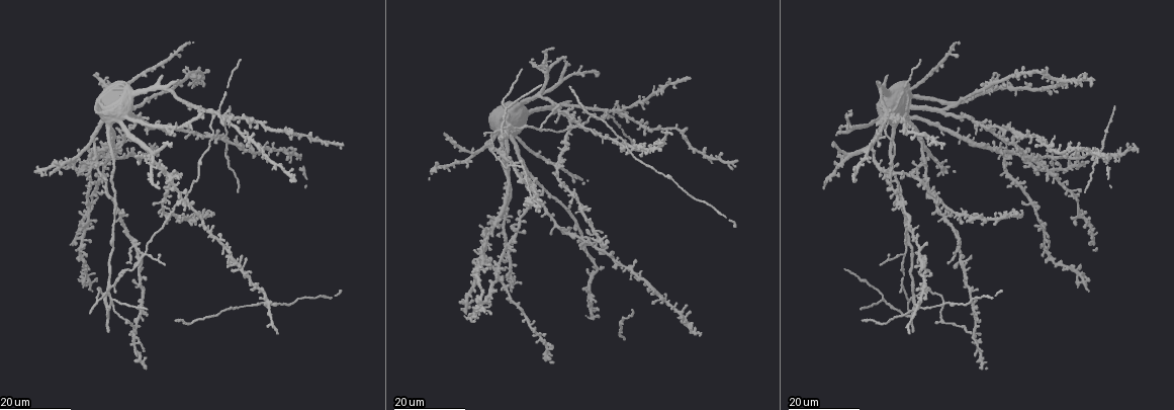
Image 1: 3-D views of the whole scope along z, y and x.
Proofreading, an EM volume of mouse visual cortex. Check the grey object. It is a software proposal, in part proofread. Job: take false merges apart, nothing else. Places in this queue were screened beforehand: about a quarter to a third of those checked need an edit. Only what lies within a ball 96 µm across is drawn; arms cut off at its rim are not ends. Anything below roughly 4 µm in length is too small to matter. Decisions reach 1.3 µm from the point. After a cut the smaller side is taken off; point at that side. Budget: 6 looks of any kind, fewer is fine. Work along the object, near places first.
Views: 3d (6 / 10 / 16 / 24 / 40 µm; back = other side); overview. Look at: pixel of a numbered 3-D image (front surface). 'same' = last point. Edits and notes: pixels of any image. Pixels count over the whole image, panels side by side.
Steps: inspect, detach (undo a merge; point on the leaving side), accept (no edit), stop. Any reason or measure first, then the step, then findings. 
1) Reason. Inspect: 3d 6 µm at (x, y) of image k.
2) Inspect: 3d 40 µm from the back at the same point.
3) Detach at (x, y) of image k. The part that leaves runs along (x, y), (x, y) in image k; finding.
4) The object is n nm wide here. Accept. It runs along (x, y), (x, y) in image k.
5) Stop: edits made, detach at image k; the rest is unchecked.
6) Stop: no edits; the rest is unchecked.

Three arms meet. Inspect: 3d 24 µm at (909, 300) of image 1.

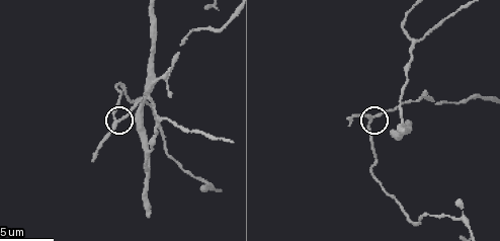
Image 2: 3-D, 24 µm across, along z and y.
Inspect: 3d 10 µm at (372, 119) of image 2.

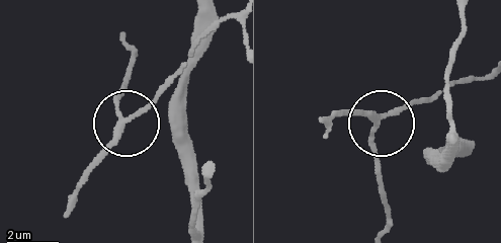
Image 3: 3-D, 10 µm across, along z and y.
Accept. It runs along (123, 37), (135, 55), (119, 100), (123, 122), (178, 70) in image 3; one cell here.

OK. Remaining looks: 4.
Inspect: 3d 24 µm at (576, 125) of image 1.

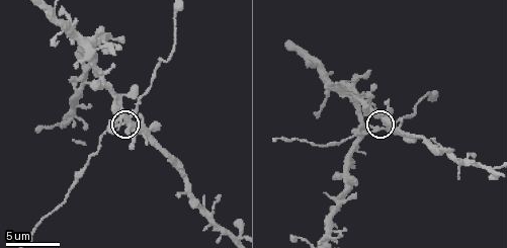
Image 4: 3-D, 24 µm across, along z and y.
Zoom in. Inspect: 3d 10 µm at (383, 128) of image 4.

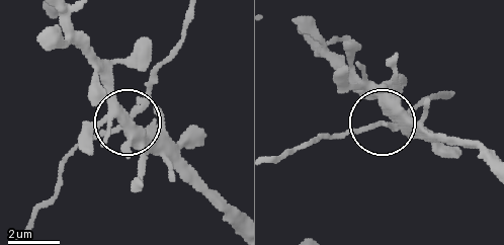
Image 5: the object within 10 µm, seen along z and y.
The side arm is 32 µm long. Accept. It runs along (306, 41), (385, 112), (365, 128), (315, 137) in image 5; one cell here.

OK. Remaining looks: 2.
Sudden change in width. Inspect: 3d 10 µm at (430, 100) of image 4.

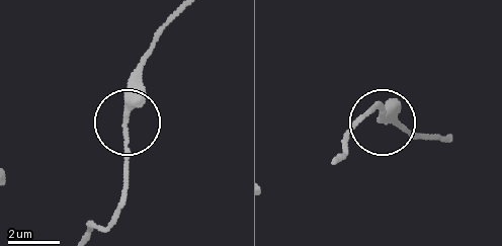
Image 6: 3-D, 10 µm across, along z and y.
Accept. It runs along (87, 232), (115, 212), (127, 179), (127, 101), (144, 64) in image 6; one cell here.

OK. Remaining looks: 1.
Stop: no edits; the rest is unchecked.

